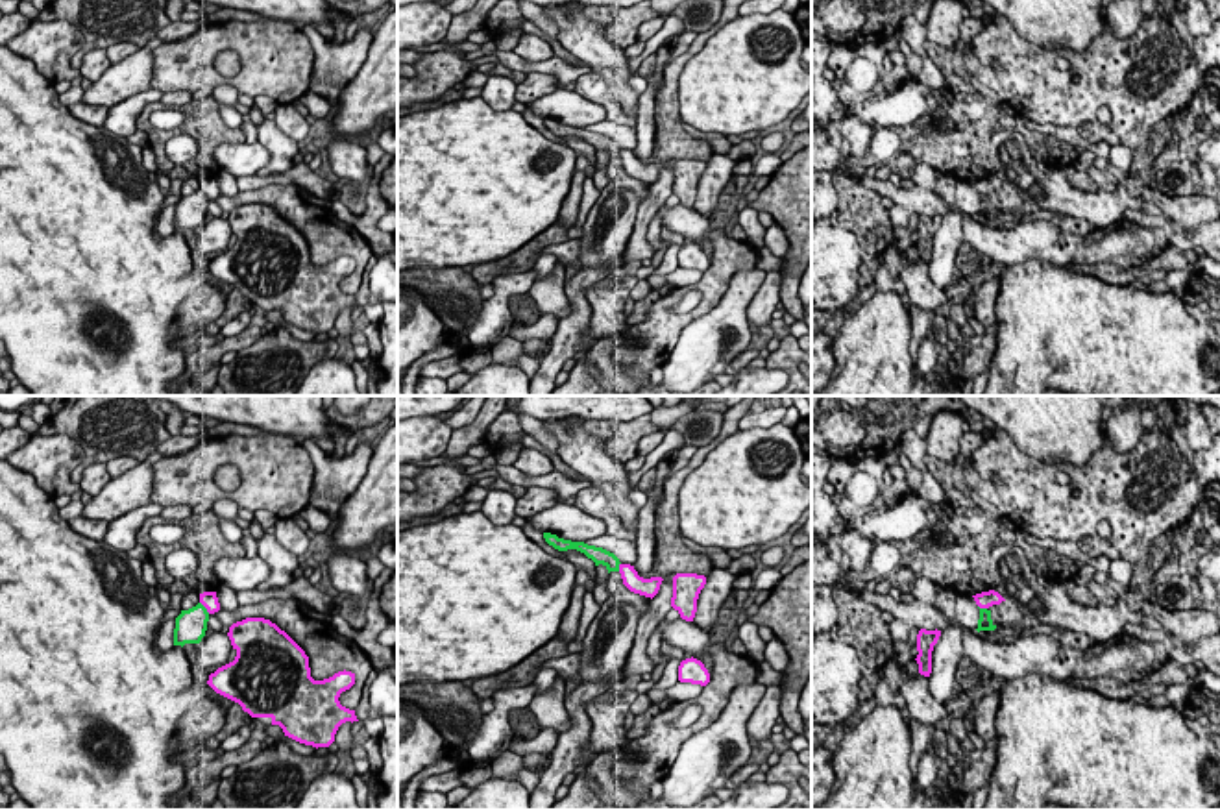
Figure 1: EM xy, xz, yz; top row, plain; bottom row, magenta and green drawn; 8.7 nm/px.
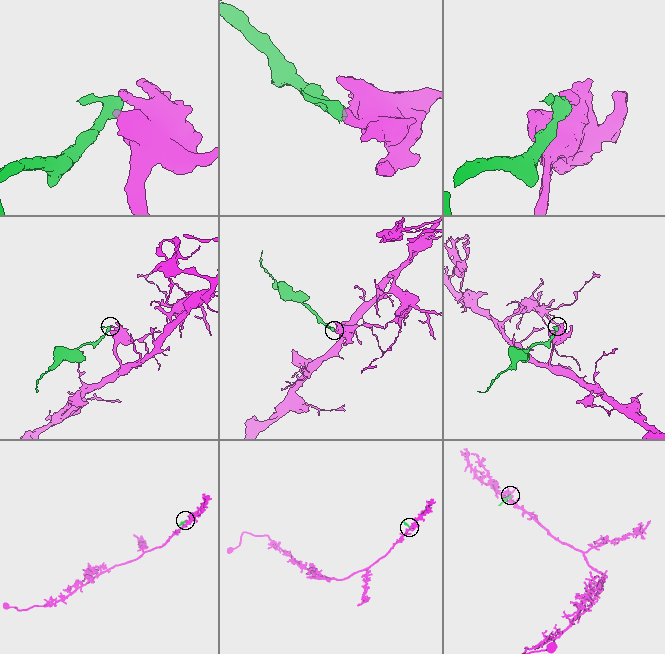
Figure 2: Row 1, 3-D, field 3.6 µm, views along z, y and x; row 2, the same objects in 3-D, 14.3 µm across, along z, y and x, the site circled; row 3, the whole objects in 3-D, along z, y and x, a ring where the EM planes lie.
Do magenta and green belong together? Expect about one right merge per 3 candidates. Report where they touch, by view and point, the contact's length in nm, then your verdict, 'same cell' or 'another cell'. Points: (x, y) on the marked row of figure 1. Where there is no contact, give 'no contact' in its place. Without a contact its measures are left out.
xy (204, 605) | 140 nm | another cell

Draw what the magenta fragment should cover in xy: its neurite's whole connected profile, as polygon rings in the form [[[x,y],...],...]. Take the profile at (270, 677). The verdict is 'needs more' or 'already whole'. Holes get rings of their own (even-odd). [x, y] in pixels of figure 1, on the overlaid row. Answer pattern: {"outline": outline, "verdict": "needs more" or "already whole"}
{"outline": [[[264,618],[237,621],[227,636],[237,657],[211,673],[207,684],[251,718],[270,718],[285,736],[316,749],[329,747],[342,723],[359,721],[338,701],[355,684],[355,673],[344,669],[314,681],[305,651]]], "verdict": "already whole"}

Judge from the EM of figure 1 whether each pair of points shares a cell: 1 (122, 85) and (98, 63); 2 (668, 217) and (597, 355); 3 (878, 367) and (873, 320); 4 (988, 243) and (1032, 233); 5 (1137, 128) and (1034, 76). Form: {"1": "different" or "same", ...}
{"1": "different", "2": "different", "3": "same", "4": "same", "5": "same"}

